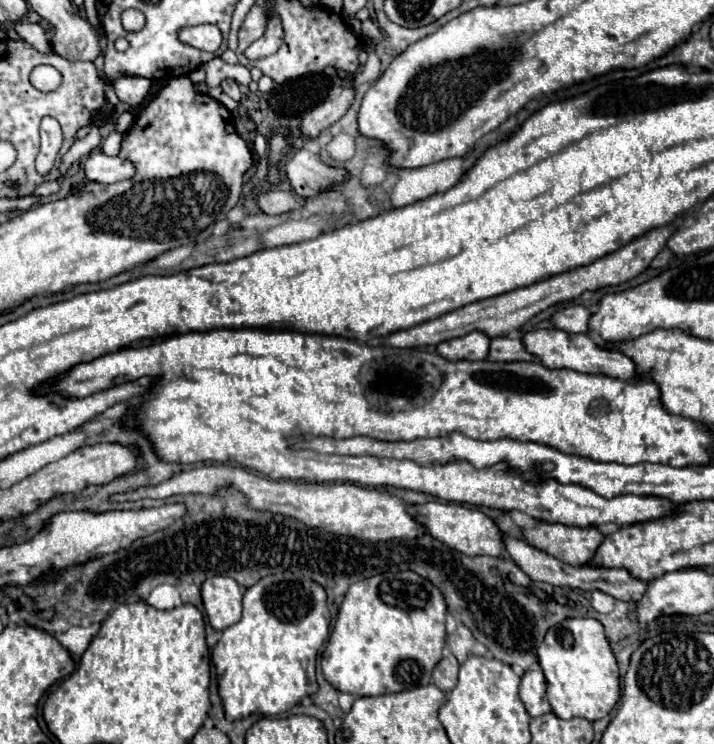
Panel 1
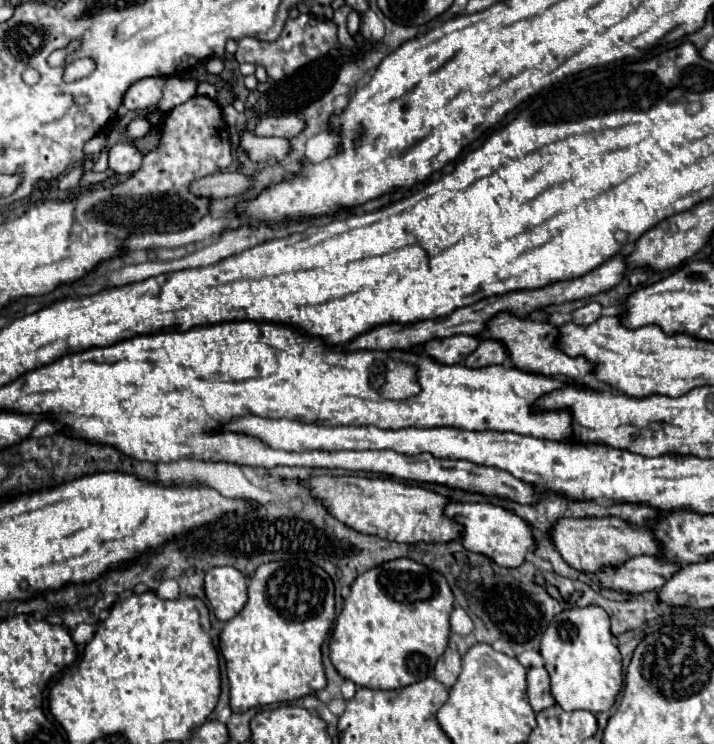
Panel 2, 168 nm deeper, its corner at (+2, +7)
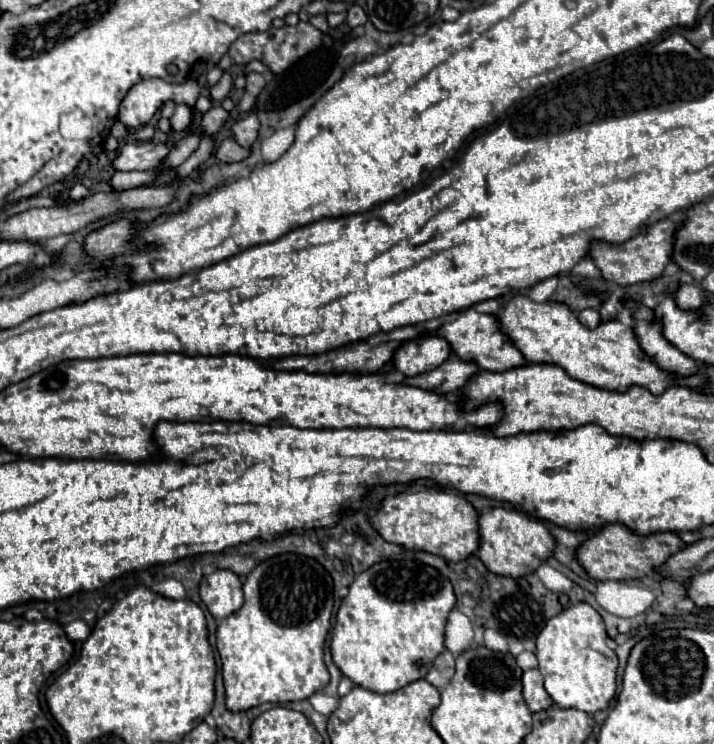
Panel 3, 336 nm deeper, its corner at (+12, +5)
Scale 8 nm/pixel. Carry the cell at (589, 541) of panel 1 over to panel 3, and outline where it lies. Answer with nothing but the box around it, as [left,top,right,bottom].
[578,524,686,580]

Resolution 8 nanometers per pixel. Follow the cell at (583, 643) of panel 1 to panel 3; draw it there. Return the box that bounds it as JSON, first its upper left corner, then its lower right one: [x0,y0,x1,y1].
[536,602,618,714]

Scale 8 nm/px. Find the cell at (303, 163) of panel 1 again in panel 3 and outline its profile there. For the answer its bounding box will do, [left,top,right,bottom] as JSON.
[214,138,248,162]

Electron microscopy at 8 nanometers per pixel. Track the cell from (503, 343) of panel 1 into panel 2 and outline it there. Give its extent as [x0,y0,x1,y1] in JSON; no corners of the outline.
[464,338,510,368]

